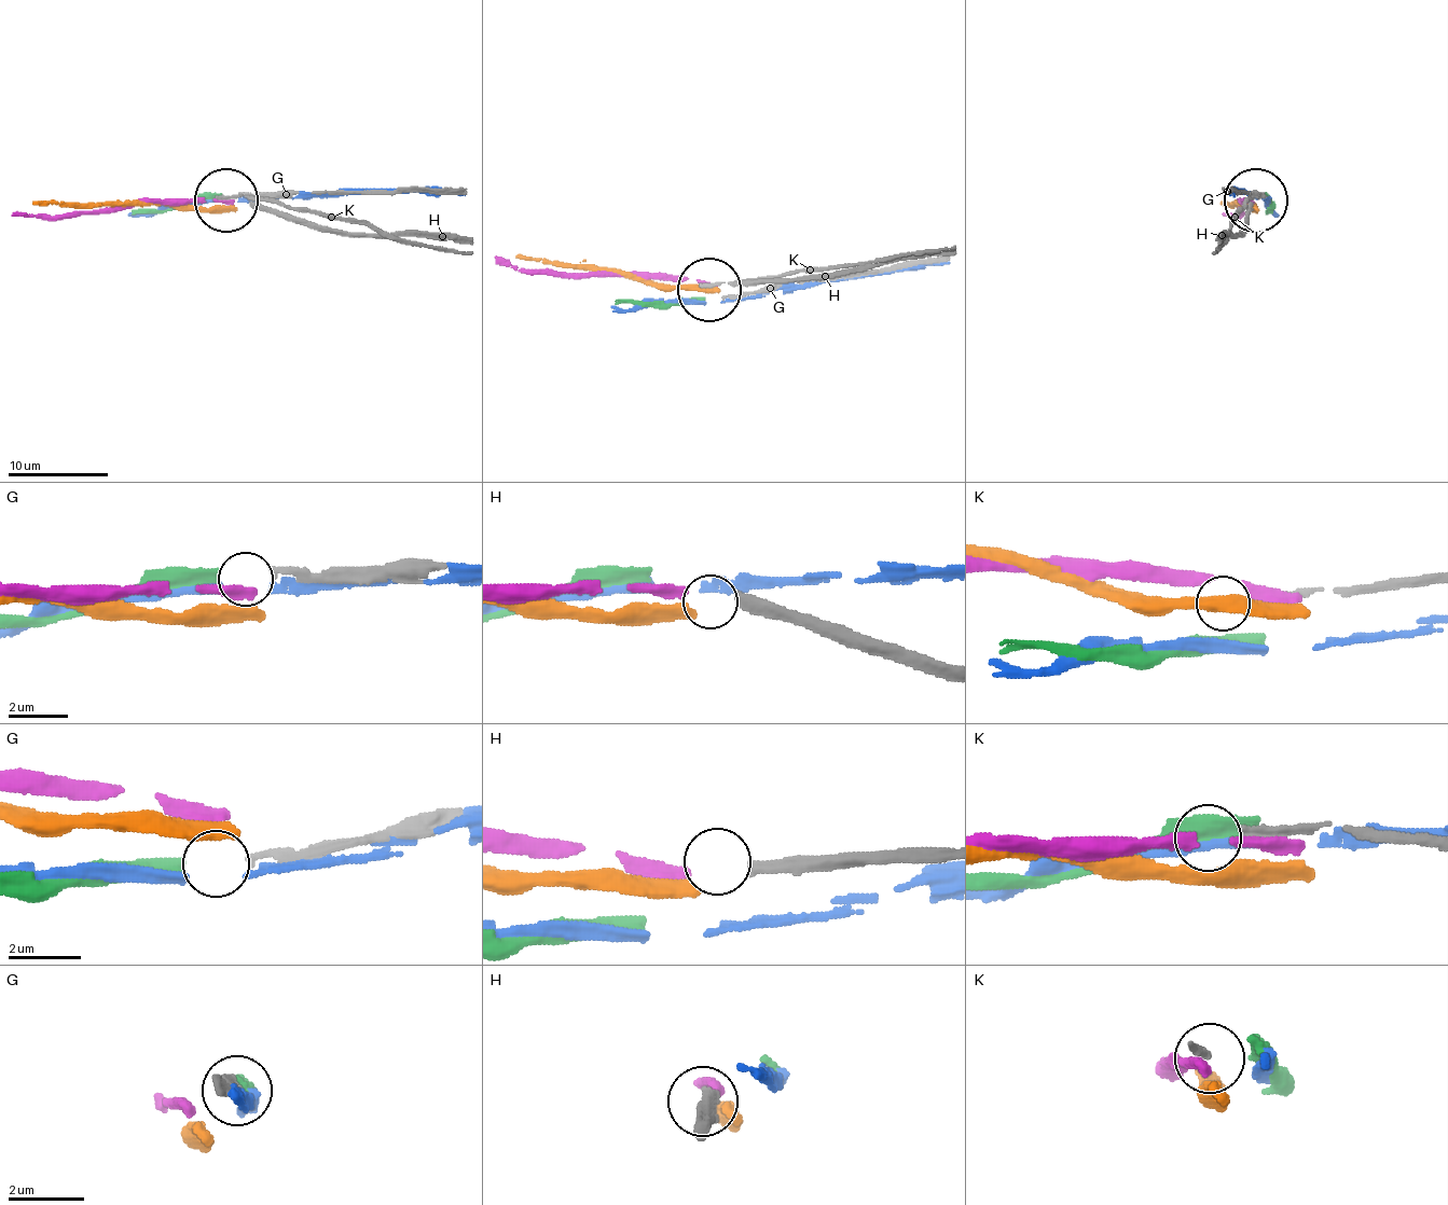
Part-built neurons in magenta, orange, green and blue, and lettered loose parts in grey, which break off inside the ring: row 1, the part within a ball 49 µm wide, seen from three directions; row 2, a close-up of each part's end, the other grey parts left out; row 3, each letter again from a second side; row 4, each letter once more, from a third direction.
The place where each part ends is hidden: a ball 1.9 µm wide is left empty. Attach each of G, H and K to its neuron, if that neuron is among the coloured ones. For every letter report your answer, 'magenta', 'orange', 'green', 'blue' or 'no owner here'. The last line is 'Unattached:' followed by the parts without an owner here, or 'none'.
G: green
H: magenta
K: no owner here
Unattached: K

